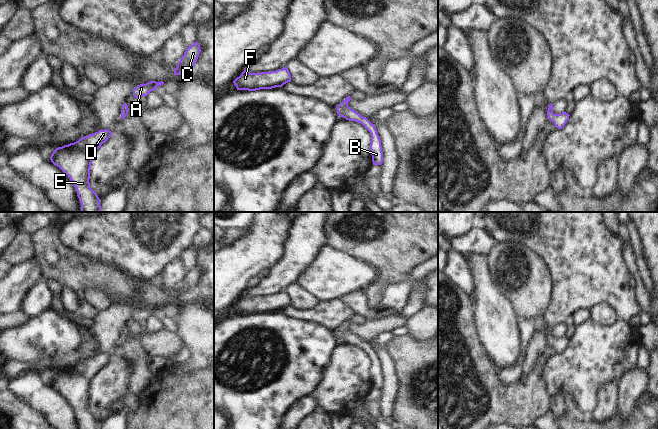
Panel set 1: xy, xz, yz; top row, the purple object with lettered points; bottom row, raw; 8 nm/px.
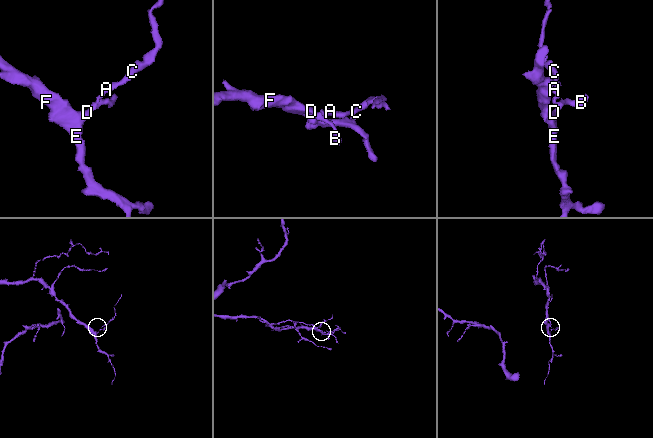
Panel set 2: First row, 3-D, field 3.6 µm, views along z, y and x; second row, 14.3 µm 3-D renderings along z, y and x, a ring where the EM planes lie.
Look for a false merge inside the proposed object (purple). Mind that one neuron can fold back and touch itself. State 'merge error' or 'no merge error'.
no merge error

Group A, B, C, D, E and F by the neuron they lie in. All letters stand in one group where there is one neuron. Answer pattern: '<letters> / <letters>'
A B C D E F

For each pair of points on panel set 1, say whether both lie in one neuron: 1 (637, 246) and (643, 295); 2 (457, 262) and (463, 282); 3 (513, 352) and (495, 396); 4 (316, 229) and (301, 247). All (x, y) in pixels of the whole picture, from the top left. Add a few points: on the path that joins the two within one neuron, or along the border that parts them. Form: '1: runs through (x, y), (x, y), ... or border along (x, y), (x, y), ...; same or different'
1: border along (635, 255), (637, 269), (647, 291); different
2: runs through (457, 267), (462, 277); same
3: border along (485, 351), (485, 354), (499, 371); different
4: runs through (312, 233), (305, 243); same

